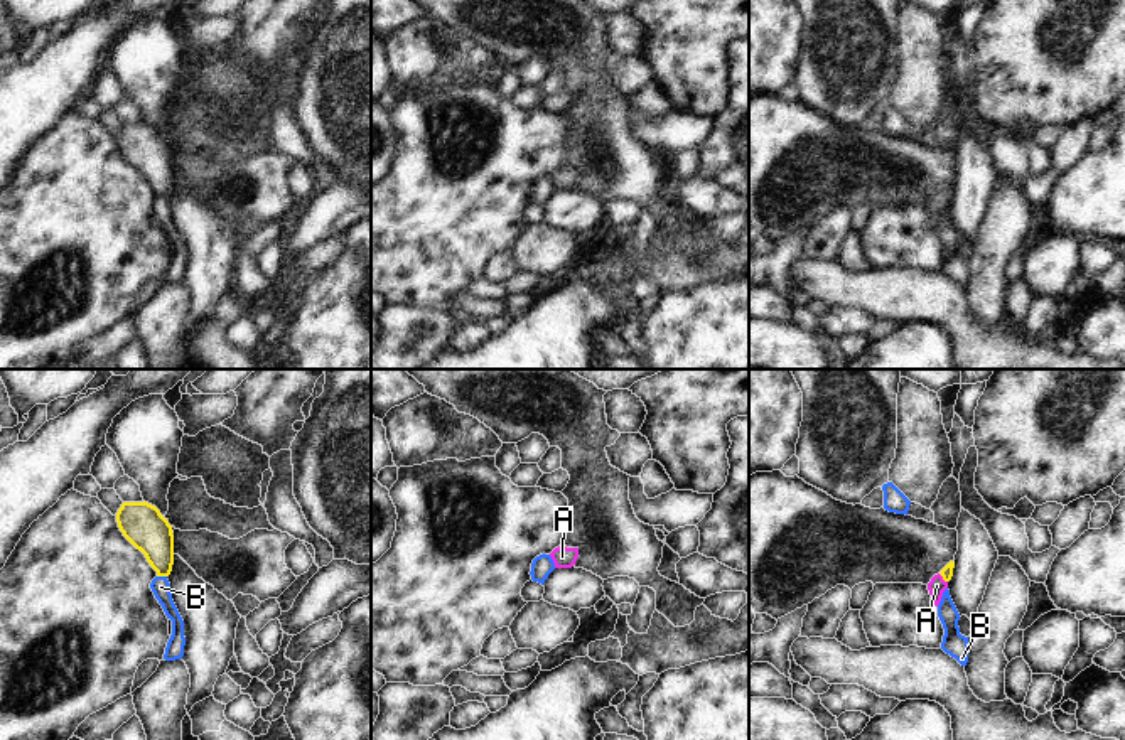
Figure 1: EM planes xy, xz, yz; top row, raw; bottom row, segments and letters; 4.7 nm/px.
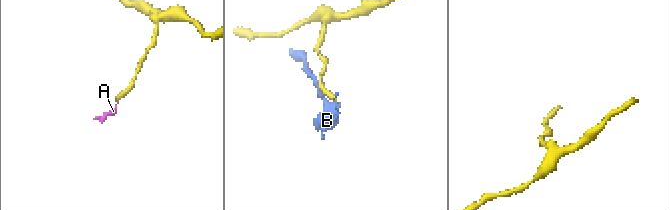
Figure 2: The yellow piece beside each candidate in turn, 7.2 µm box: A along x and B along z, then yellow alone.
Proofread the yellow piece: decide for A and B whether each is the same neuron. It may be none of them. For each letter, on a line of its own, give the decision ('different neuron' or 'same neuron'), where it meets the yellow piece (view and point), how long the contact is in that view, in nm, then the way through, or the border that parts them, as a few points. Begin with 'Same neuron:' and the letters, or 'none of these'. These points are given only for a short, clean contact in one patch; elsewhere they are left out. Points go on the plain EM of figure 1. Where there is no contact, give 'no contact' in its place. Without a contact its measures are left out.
Same neuron: A
A: same neuron; meets yellow in yz at (943, 201); contact 60 nm long; runs through yz (947, 194), (943, 201), (936, 208)
B: different neuron; meets yellow in xy at (162, 198); contact 50 nm long; border along xy (157, 198), (166, 199)

